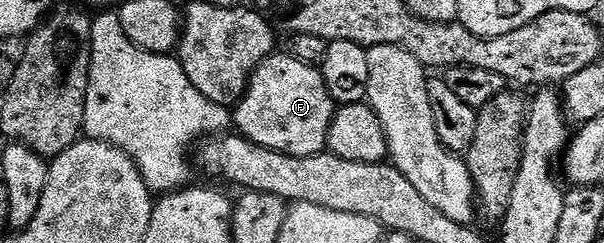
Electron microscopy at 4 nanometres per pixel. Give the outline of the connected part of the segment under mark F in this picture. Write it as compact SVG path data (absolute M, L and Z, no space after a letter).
M274 52L262 60L250 76L249 86L246 87L244 96L232 111L231 122L236 133L248 142L254 142L263 148L278 150L287 156L302 158L326 153L327 132L331 128L334 109L333 97L327 92L327 86L318 67L299 64L299 60L295 60L287 52L281 52L281 54Z

